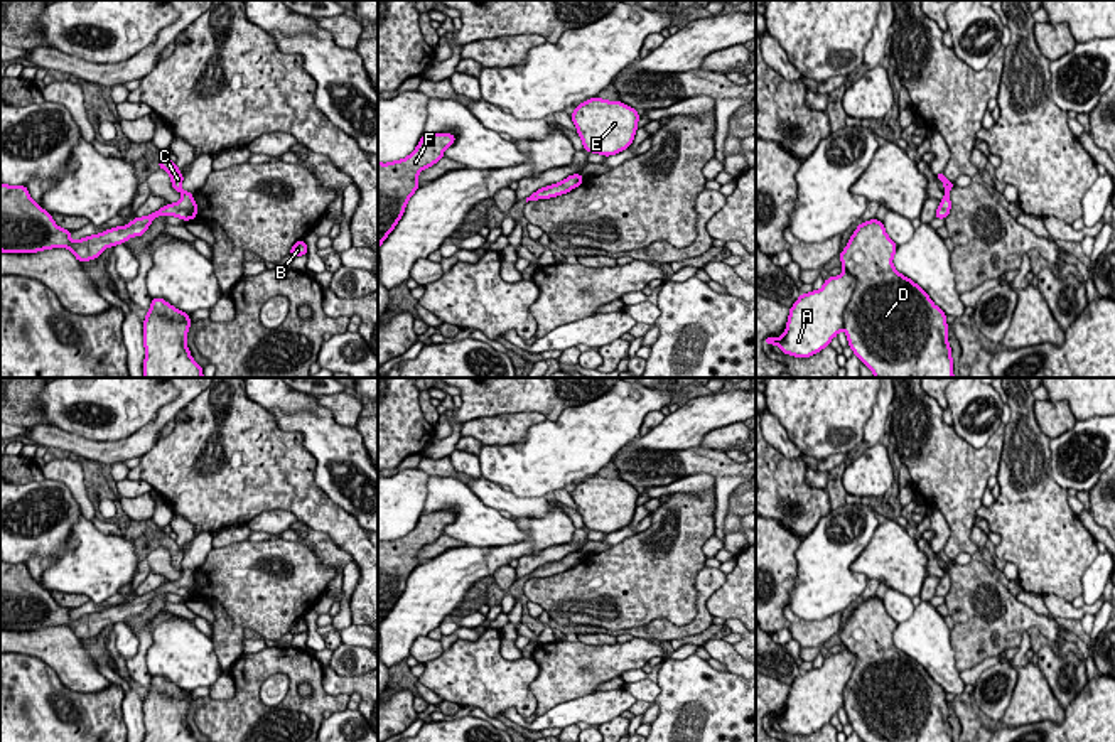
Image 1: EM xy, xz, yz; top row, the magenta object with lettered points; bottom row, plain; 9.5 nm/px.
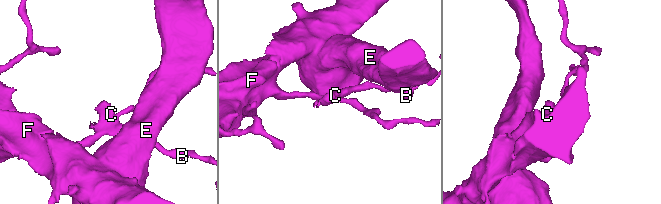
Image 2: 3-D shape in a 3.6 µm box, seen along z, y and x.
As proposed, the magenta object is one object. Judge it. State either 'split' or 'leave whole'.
leave whole

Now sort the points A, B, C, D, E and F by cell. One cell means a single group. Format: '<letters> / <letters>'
A B C D E F

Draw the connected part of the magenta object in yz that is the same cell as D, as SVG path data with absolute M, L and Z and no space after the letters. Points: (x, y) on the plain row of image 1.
M882 599L860 600L838 632L843 649L825 658L820 668L801 671L789 686L784 712L778 717L769 713L764 720L779 723L784 732L810 735L830 723L843 707L864 742L953 742L946 691L918 661L894 646L896 627Z

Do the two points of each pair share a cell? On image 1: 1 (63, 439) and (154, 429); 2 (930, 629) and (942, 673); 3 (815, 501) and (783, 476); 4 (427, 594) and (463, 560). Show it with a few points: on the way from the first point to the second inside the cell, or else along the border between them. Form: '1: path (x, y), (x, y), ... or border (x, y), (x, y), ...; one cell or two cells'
1: path (85, 447), (127, 449), (132, 446); one cell
2: path (930, 639), (930, 646), (940, 663); one cell
3: path (807, 500), (791, 484); one cell
4: path (436, 587), (454, 569); one cell

